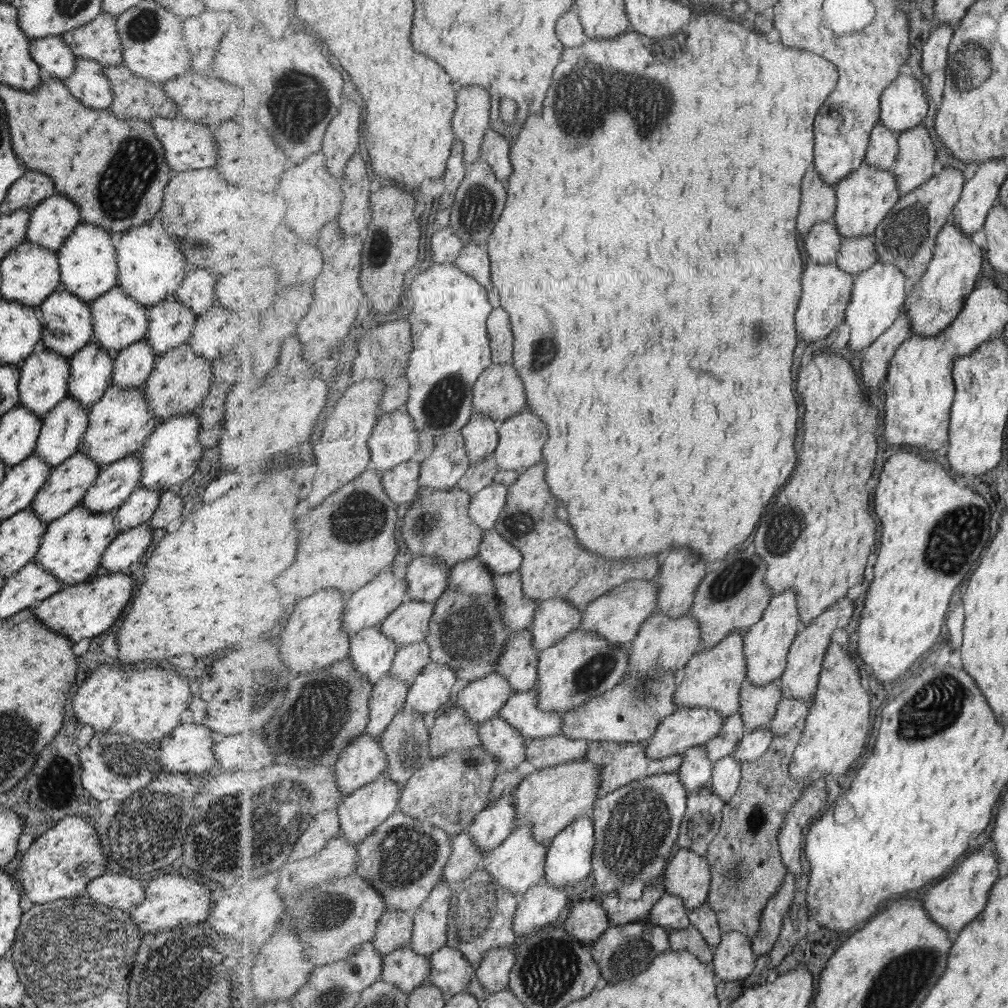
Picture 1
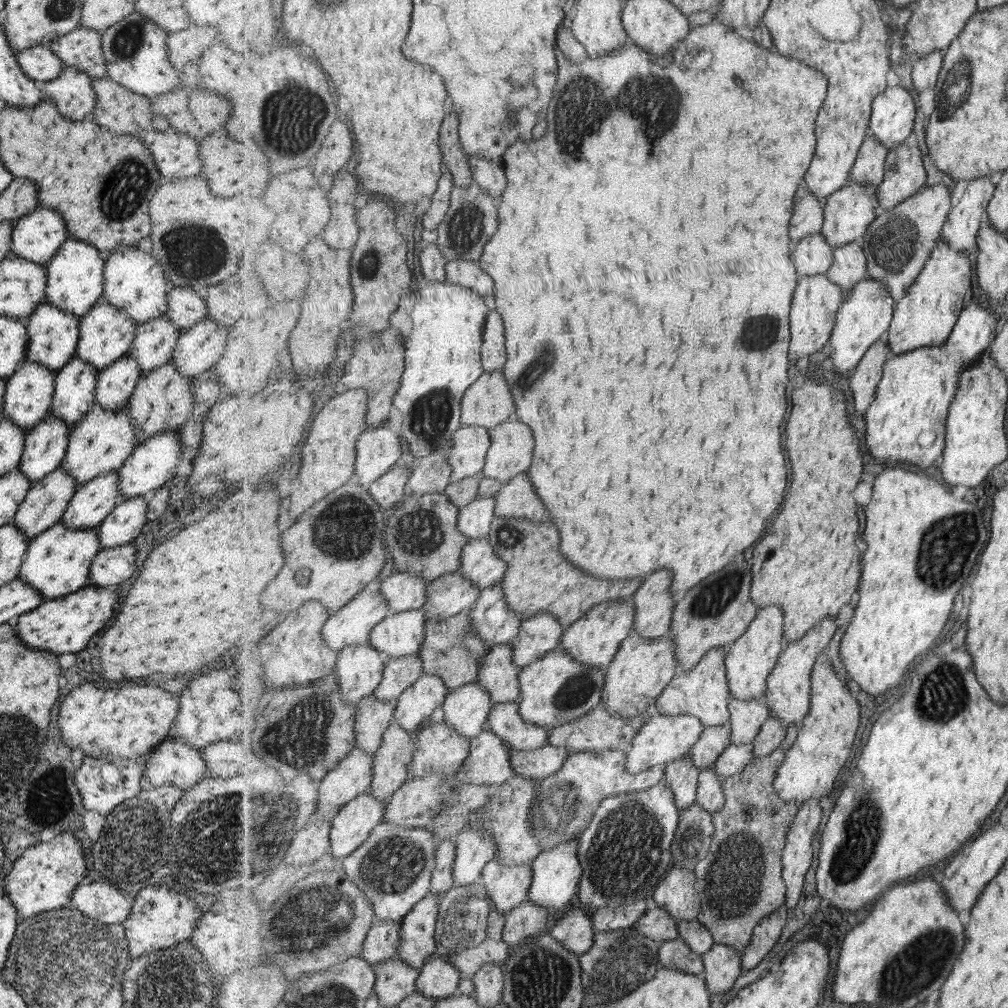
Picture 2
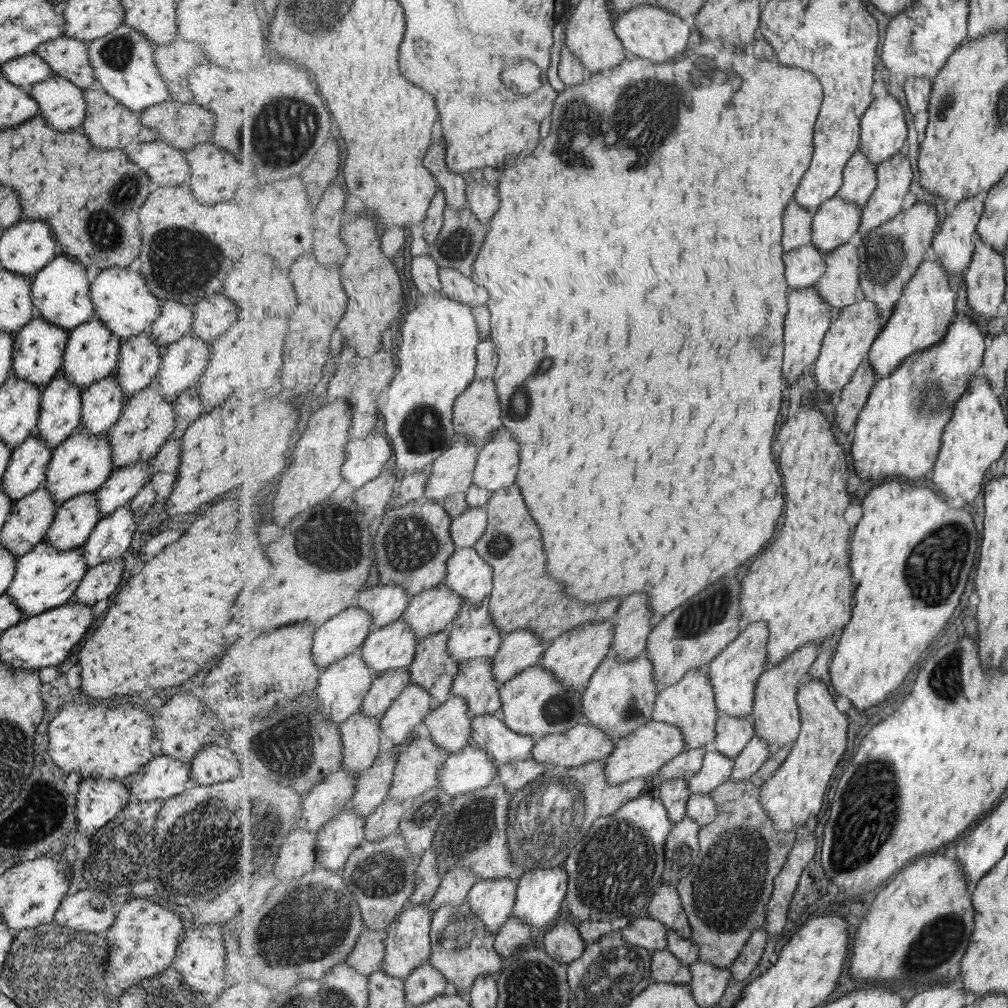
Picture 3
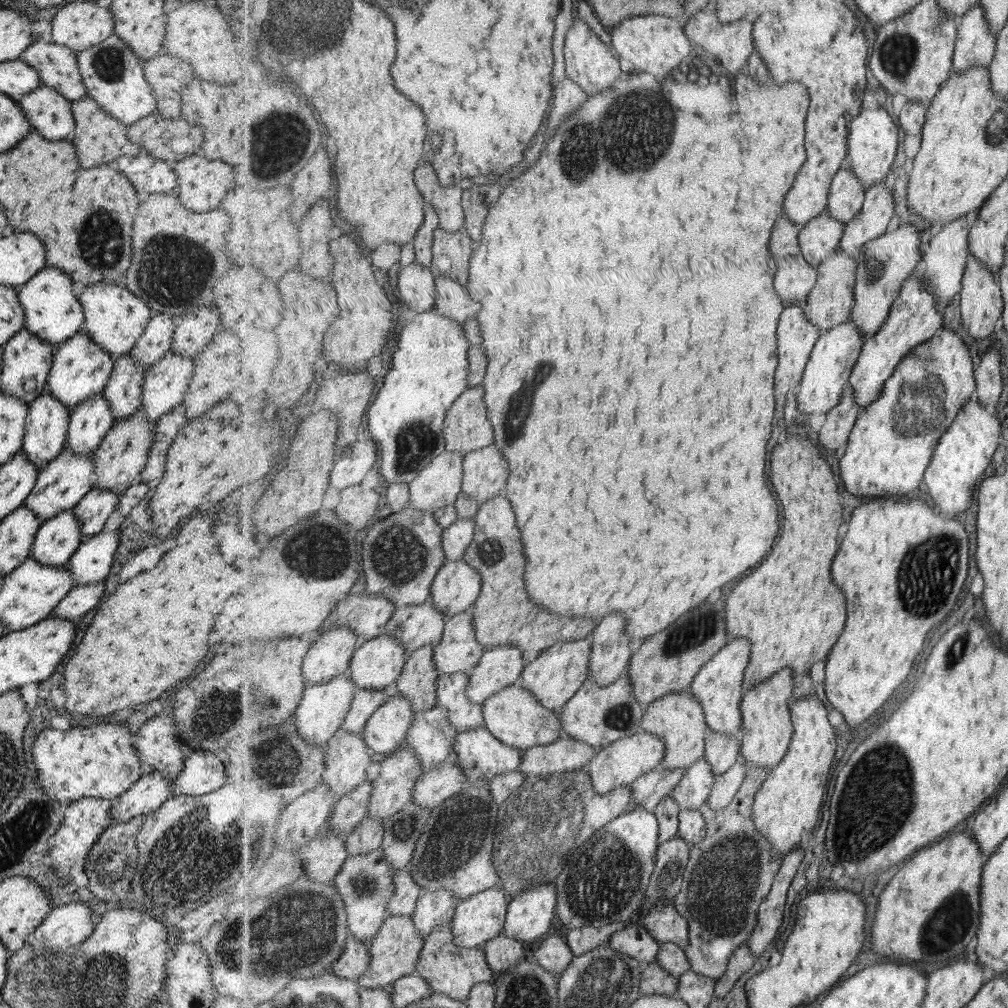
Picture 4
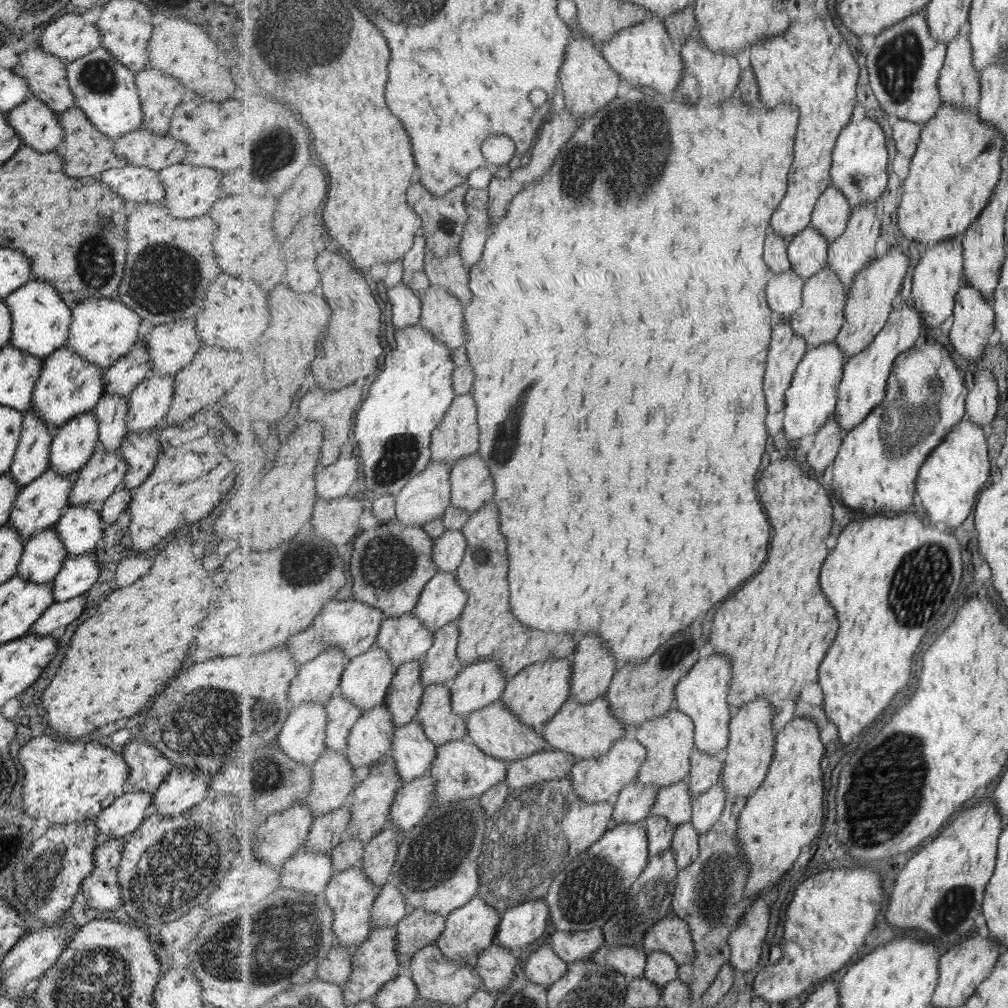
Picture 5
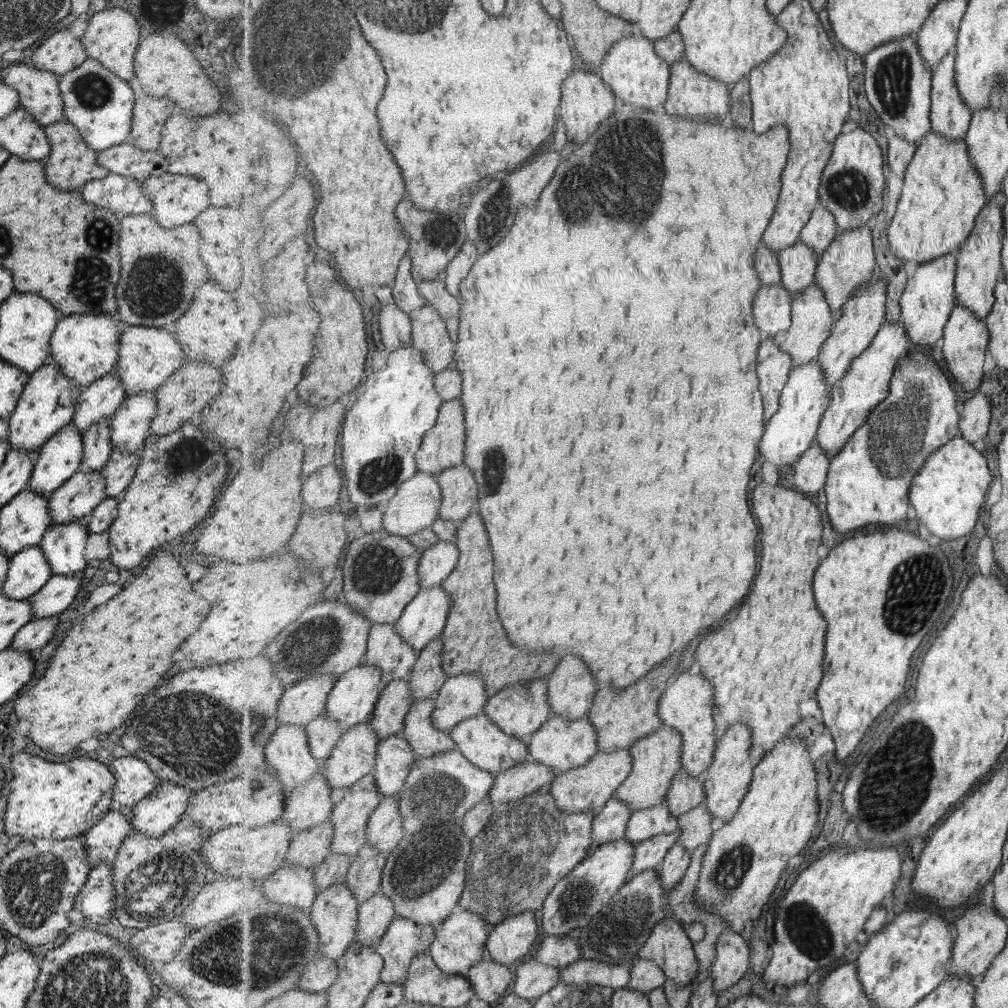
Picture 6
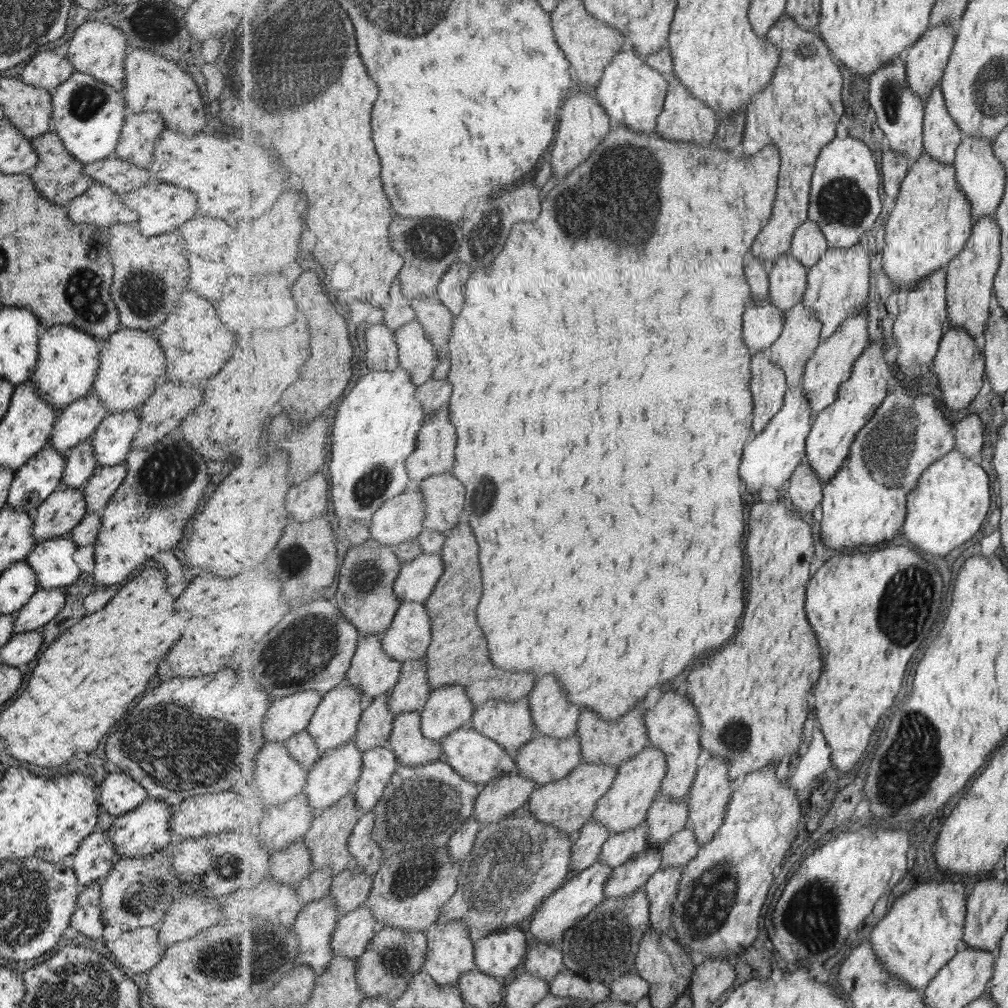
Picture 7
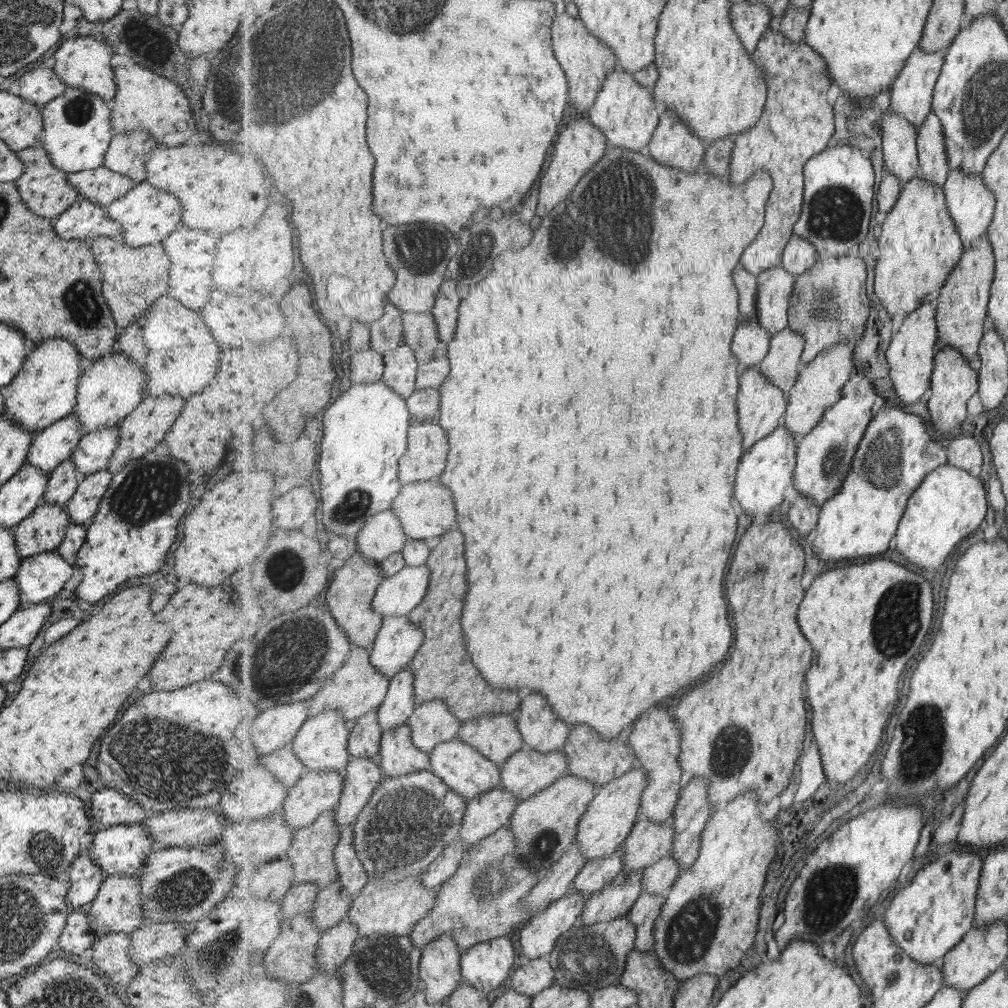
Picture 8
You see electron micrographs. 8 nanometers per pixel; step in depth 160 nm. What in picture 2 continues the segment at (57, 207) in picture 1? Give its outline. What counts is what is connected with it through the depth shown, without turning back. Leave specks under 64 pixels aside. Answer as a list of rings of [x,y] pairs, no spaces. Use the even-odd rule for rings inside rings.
[[[39,207],[15,221],[9,250],[17,258],[45,266],[67,238],[63,217],[56,210]]]

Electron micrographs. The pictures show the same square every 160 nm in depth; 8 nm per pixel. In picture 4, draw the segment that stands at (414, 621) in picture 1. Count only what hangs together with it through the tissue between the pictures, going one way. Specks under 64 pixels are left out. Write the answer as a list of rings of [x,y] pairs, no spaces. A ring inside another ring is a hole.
[[[383,634],[359,645],[350,664],[350,674],[359,688],[382,691],[394,687],[407,657],[401,640]]]

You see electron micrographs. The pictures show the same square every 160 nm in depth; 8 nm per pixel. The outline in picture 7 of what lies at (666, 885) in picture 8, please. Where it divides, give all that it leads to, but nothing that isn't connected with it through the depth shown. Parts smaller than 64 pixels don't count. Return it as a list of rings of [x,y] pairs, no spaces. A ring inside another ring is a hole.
[[[691,822],[687,826],[671,836],[663,847],[663,861],[660,869],[667,867],[687,867],[697,856],[701,849],[695,829]]]

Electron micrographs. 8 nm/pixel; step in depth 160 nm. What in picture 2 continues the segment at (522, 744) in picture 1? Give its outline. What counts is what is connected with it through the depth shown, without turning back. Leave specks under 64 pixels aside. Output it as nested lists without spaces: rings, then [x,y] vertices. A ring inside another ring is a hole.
[[[484,730],[471,740],[471,753],[457,773],[462,783],[493,788],[507,782],[515,772],[511,758],[515,751],[497,734]]]

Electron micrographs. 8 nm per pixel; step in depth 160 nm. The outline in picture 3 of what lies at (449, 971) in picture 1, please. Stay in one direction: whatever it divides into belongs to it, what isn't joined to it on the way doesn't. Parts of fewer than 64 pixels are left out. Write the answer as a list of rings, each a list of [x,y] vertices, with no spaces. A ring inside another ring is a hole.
[[[427,962],[406,978],[406,1002],[415,1006],[424,1005],[445,994],[447,988],[450,988],[450,982],[444,972]]]

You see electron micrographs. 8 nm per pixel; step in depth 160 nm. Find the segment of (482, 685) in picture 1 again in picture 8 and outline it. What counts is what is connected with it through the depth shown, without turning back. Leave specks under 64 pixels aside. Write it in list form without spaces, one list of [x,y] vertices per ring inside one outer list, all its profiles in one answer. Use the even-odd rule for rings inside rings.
[[[352,758],[345,774],[343,795],[337,806],[336,822],[343,829],[358,821],[359,815],[385,780],[380,762],[371,758]]]

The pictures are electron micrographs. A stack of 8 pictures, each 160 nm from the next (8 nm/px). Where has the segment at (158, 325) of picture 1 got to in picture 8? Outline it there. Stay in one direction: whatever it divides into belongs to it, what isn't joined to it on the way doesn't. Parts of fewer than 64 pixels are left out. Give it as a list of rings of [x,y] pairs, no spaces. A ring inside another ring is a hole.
[[[67,457],[48,473],[41,503],[64,505],[75,492],[80,478],[73,461]]]

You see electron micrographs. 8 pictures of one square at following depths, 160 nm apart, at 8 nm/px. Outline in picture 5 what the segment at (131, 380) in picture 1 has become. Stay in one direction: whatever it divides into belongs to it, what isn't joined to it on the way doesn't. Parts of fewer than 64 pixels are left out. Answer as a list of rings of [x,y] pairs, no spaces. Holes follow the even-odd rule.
[[[93,410],[70,418],[53,432],[48,468],[60,475],[79,471],[93,455],[97,442],[97,421]]]

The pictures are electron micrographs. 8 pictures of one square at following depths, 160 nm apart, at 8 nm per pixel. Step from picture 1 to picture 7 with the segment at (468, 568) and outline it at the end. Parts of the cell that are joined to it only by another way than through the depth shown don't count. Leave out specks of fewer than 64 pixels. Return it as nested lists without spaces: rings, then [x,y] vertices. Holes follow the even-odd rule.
[[[364,635],[353,657],[347,681],[359,687],[367,703],[389,694],[400,681],[403,662],[390,657],[383,646],[381,635]]]

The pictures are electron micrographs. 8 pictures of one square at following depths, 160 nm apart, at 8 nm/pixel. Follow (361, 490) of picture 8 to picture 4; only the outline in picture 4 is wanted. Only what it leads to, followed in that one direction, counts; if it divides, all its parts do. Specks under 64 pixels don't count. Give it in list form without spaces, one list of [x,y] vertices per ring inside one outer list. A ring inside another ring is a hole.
[[[435,311],[415,314],[414,319],[403,325],[398,340],[398,351],[393,354],[392,369],[384,377],[384,382],[376,399],[368,408],[371,438],[380,450],[379,473],[389,484],[410,483],[419,477],[421,471],[440,454],[446,451],[444,426],[453,403],[470,387],[468,382],[470,362],[469,344],[463,324],[447,315]]]

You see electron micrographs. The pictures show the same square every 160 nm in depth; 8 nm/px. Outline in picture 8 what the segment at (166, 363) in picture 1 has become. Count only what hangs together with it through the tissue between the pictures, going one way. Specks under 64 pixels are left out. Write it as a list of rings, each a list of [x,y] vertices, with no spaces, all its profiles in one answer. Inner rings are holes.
[[[41,503],[13,528],[20,560],[45,551],[53,551],[62,541],[70,520],[64,505]]]

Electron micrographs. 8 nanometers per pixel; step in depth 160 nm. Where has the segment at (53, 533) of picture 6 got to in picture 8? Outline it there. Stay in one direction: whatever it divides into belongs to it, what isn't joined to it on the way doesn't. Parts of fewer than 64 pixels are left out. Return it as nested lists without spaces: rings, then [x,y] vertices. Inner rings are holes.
[[[55,550],[25,557],[13,576],[18,584],[20,606],[53,599],[71,574],[73,567]]]

